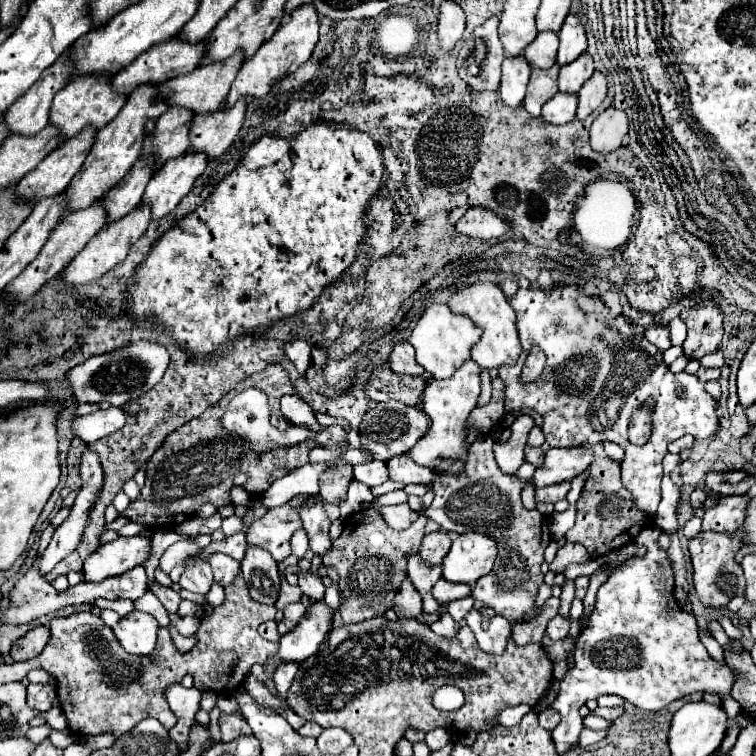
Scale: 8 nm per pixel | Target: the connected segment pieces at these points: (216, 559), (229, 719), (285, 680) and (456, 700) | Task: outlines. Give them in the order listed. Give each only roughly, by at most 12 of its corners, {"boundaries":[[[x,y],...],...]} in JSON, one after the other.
{"boundaries":[[[226,554],[208,558],[214,580],[228,586],[240,572],[240,562]],[[222,712],[218,724],[222,740],[252,734],[240,712]],[[280,662],[274,682],[280,698],[286,698],[298,662]],[[446,684],[434,692],[438,710],[454,712],[464,704],[458,686]]]}

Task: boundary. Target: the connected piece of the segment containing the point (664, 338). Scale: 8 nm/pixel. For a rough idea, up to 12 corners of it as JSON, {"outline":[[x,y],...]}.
{"outline":[[666,324],[646,328],[650,344],[662,352],[672,346]]}

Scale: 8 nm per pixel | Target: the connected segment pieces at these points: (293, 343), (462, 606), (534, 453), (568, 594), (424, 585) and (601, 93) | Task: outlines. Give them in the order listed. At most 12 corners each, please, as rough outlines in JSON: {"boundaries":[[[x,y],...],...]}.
{"boundaries":[[[306,340],[284,344],[286,356],[306,374],[312,356]],[[462,598],[446,606],[456,622],[470,612],[474,600]],[[526,446],[524,460],[542,468],[544,450]],[[564,580],[560,614],[570,618],[574,600],[574,580]],[[420,554],[408,558],[408,578],[422,594],[422,610],[434,614],[440,604],[432,586],[442,564],[428,566]],[[596,70],[580,88],[578,114],[586,118],[606,98],[606,76]]]}

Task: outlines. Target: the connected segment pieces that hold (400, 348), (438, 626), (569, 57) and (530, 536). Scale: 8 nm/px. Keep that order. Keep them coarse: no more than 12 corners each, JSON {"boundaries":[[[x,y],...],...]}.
{"boundaries":[[[408,342],[394,344],[390,364],[398,374],[430,374],[420,370],[414,348]],[[446,614],[434,624],[432,632],[452,638],[458,624]],[[568,14],[558,36],[560,66],[586,50],[586,30]],[[478,438],[462,474],[434,474],[424,514],[502,548],[474,590],[522,622],[544,580],[548,518]]]}

